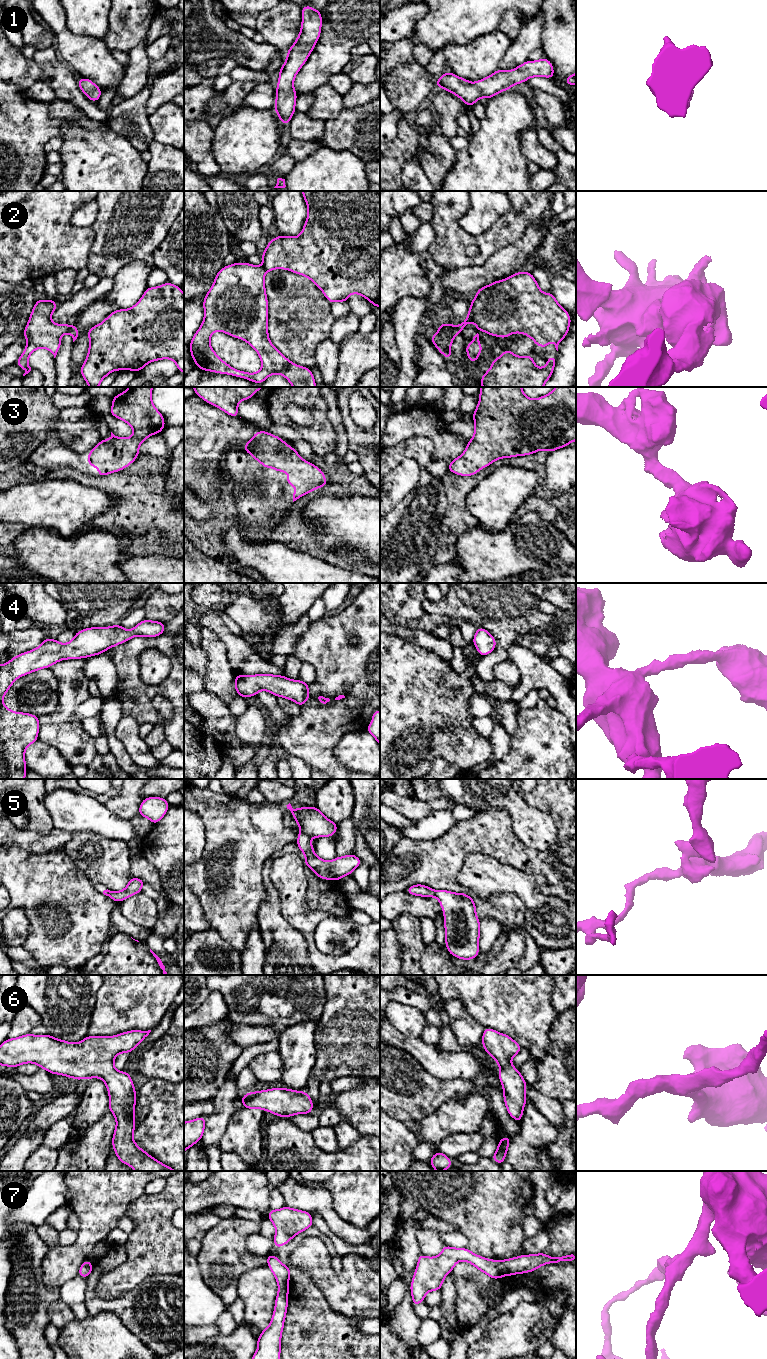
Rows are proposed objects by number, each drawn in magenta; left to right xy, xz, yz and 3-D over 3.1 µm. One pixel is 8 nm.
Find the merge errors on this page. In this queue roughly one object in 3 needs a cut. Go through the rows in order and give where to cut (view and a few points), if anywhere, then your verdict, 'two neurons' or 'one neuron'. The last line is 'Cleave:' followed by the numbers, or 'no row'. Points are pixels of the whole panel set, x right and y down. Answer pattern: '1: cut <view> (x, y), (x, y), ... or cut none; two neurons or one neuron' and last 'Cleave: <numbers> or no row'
1: cut none; one neuron
2: cut xy (70, 326), (67, 332); two neurons
3: cut none; one neuron
4: cut none; one neuron
5: cut xz (301, 830), (309, 836); two neurons
6: cut none; one neuron
7: cut yz (491, 1260), (496, 1271), (501, 1271), (507, 1275); two neurons
Cleave: 2, 5, 7

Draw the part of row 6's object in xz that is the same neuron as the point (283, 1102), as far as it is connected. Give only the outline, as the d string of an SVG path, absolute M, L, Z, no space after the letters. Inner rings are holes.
M288 1088L247 1092L240 1101L243 1108L262 1109L278 1117L311 1114L313 1110L313 1100L306 1091L295 1091Z

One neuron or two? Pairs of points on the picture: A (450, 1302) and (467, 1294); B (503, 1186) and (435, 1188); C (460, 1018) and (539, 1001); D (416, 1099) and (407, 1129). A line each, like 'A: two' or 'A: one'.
A: two
B: one
C: two
D: two

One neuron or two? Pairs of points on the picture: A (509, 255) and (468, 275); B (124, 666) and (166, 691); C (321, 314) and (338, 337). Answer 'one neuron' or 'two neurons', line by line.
A: one neuron
B: one neuron
C: two neurons

